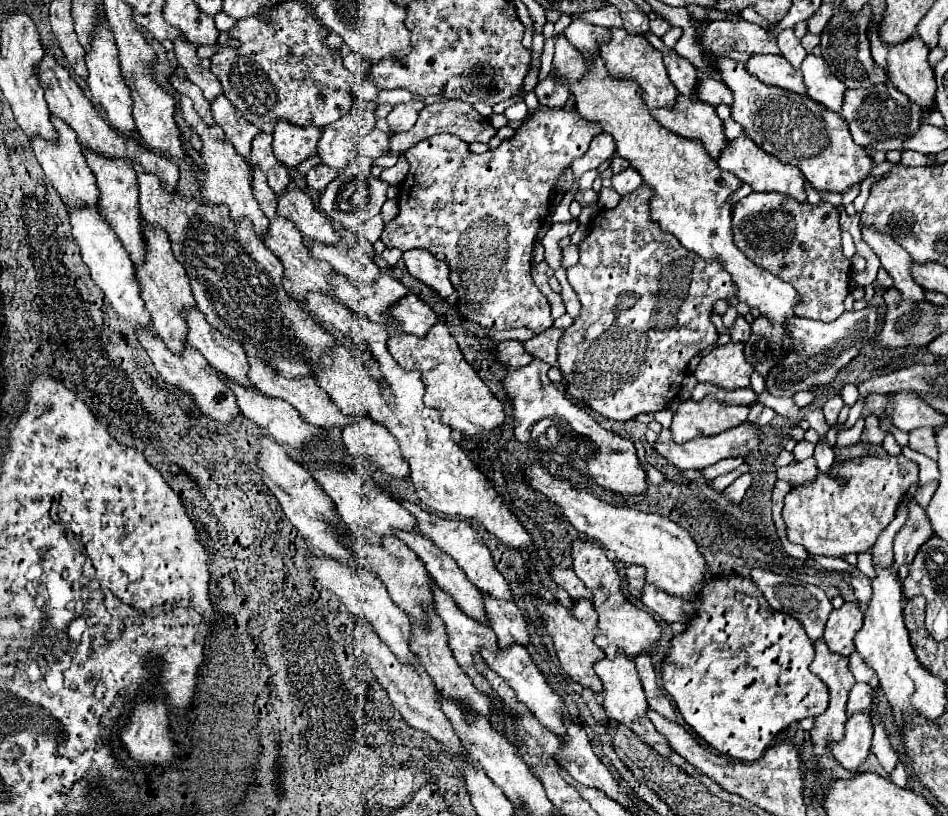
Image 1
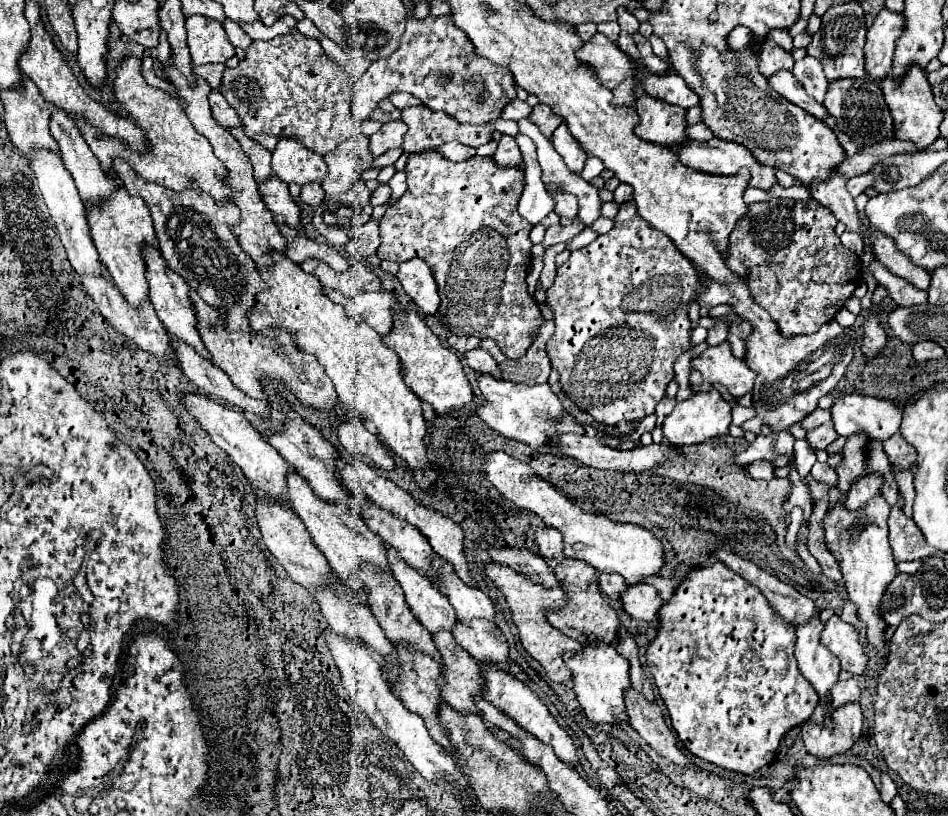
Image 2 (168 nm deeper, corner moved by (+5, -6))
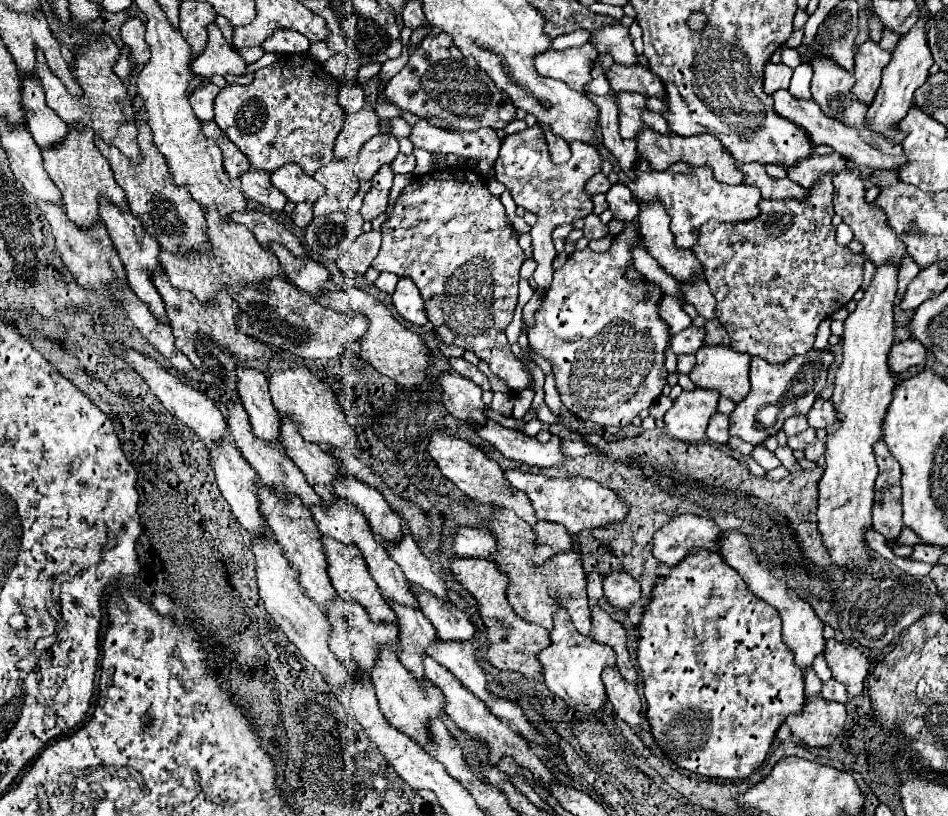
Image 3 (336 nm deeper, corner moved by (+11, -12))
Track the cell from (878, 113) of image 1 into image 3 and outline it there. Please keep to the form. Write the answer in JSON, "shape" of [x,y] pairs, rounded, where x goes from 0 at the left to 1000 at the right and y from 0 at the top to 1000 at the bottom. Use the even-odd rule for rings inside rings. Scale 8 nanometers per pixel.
{"shape":[[[864,66],[855,74],[855,81],[855,115],[868,137],[893,154],[910,157],[915,132],[898,118],[898,103],[902,103],[900,88],[893,88],[881,74]]]}

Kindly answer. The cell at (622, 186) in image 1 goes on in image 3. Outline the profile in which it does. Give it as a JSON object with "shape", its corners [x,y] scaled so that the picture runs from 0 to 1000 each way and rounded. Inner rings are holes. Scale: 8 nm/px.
{"shape":[[[655,223],[647,225],[645,233],[640,235],[640,248],[642,248],[642,257],[647,260],[649,270],[668,272],[672,267],[674,250],[659,225],[655,225]]]}

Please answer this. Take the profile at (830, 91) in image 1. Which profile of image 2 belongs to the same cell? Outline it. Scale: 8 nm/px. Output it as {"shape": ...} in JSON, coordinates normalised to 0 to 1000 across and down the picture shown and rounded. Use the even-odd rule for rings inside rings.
{"shape":[[[849,69],[847,74],[841,74],[834,88],[847,103],[847,108],[851,110],[853,118],[858,118],[862,125],[870,123],[874,100],[872,100],[872,96],[870,96],[870,91],[866,86],[866,76],[862,76],[862,71]]]}

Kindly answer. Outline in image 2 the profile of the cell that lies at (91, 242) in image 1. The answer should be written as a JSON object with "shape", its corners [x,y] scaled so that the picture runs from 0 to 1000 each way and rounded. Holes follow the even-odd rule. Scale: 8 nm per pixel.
{"shape":[[[41,184],[33,194],[33,206],[41,221],[43,240],[45,240],[45,245],[52,255],[52,262],[54,262],[54,267],[56,267],[62,287],[64,287],[64,297],[71,306],[71,314],[73,314],[77,331],[83,338],[107,338],[109,324],[104,319],[102,304],[100,304],[98,292],[96,292],[96,282],[94,282],[94,272],[92,272],[92,257],[90,257],[90,250],[85,248],[85,243],[81,238],[81,228],[77,223],[77,216],[69,206],[66,196],[58,189],[52,189],[50,184]]]}

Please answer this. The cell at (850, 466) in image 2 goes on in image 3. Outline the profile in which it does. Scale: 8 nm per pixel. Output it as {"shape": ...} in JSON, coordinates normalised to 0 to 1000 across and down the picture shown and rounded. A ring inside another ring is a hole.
{"shape":[[[936,321],[936,324],[929,324],[925,326],[923,331],[923,338],[919,343],[919,348],[912,353],[912,363],[904,370],[902,380],[893,387],[891,392],[891,409],[889,409],[889,444],[885,446],[885,453],[881,458],[881,478],[879,478],[879,485],[877,485],[877,493],[881,498],[881,505],[883,505],[883,515],[881,520],[872,522],[872,544],[870,544],[870,576],[868,576],[868,583],[864,588],[864,625],[862,625],[862,635],[864,635],[864,652],[868,657],[868,667],[872,669],[877,684],[885,691],[891,691],[896,686],[900,686],[900,696],[902,694],[908,694],[912,689],[919,686],[919,679],[917,674],[912,672],[912,652],[919,647],[919,618],[921,618],[921,596],[923,596],[923,583],[925,583],[925,569],[923,569],[923,561],[921,561],[921,544],[929,537],[929,517],[931,517],[931,510],[936,505],[936,495],[940,495],[940,485],[942,485],[942,463],[940,463],[940,456],[936,451],[936,431],[942,422],[942,375],[944,375],[944,360],[946,360],[946,326],[942,321]]]}

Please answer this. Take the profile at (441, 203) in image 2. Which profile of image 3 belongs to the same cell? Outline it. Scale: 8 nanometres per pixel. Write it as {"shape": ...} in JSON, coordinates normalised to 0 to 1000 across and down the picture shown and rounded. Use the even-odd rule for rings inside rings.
{"shape":[[[465,208],[461,213],[448,213],[437,218],[417,245],[415,257],[402,277],[404,299],[400,314],[393,319],[393,328],[400,333],[415,333],[421,341],[434,341],[446,368],[453,395],[469,422],[497,429],[505,441],[514,444],[518,456],[524,458],[539,483],[560,473],[560,461],[552,446],[537,429],[533,402],[541,392],[545,363],[547,363],[547,328],[554,319],[550,301],[545,299],[543,279],[539,277],[533,255],[524,240],[518,240],[512,218],[501,211],[501,221],[495,221],[493,208]]]}

